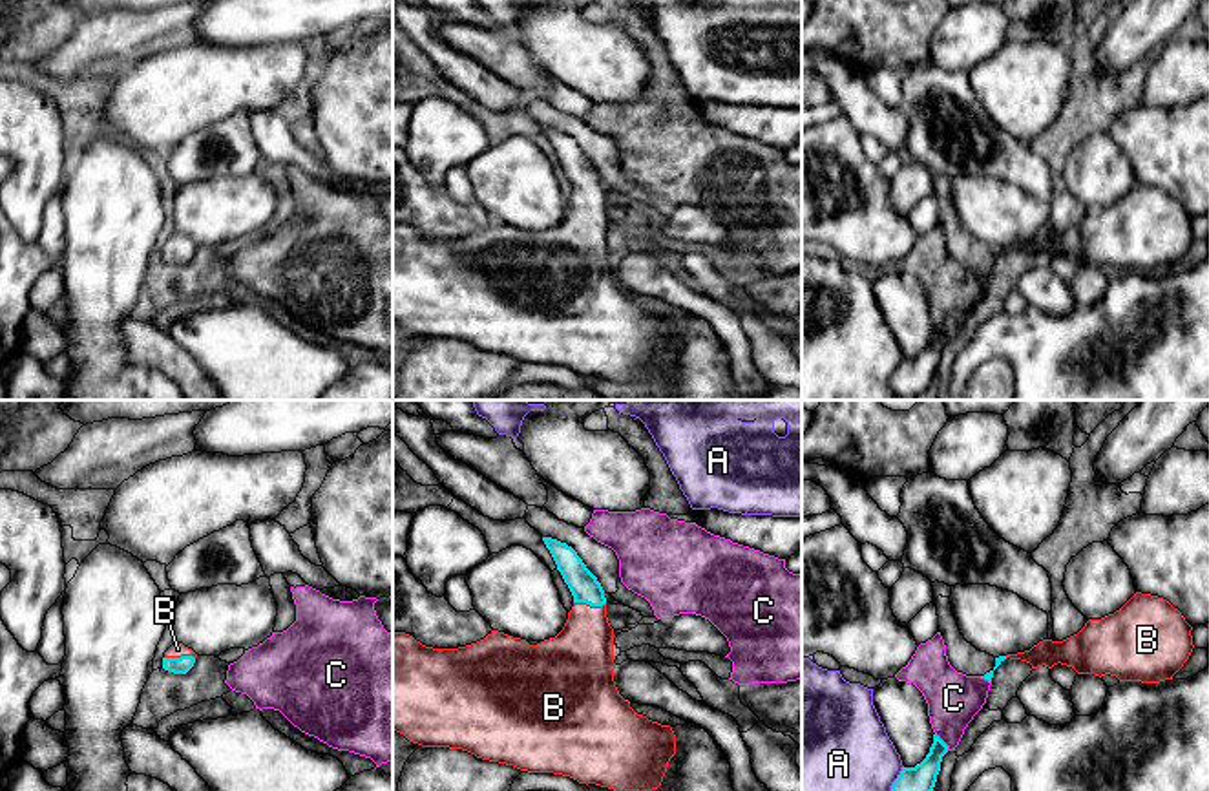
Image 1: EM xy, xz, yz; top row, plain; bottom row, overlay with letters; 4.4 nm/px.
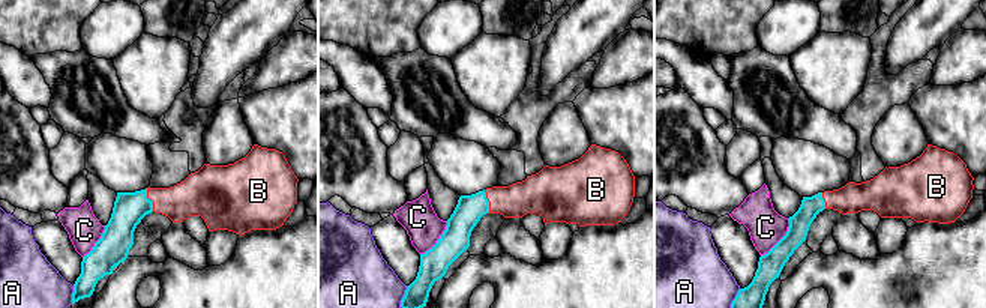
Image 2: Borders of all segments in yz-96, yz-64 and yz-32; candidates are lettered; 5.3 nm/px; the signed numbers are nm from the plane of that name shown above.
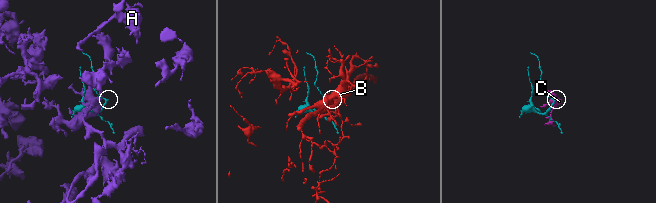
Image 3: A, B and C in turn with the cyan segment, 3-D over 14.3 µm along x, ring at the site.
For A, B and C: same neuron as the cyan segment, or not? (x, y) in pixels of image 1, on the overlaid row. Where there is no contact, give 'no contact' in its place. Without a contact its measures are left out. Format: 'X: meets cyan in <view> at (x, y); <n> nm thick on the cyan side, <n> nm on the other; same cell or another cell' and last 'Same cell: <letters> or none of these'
A: meets cyan in yz at (897, 779); 120 nm thick on the cyan side, 360 nm on the other; another cell
B: meets cyan in xz at (590, 605); 130 nm thick on the cyan side, 300 nm on the other; same cell
C: meets cyan in yz at (943, 742); 120 nm thick on the cyan side, 240 nm on the other; another cell
Same cell: B

